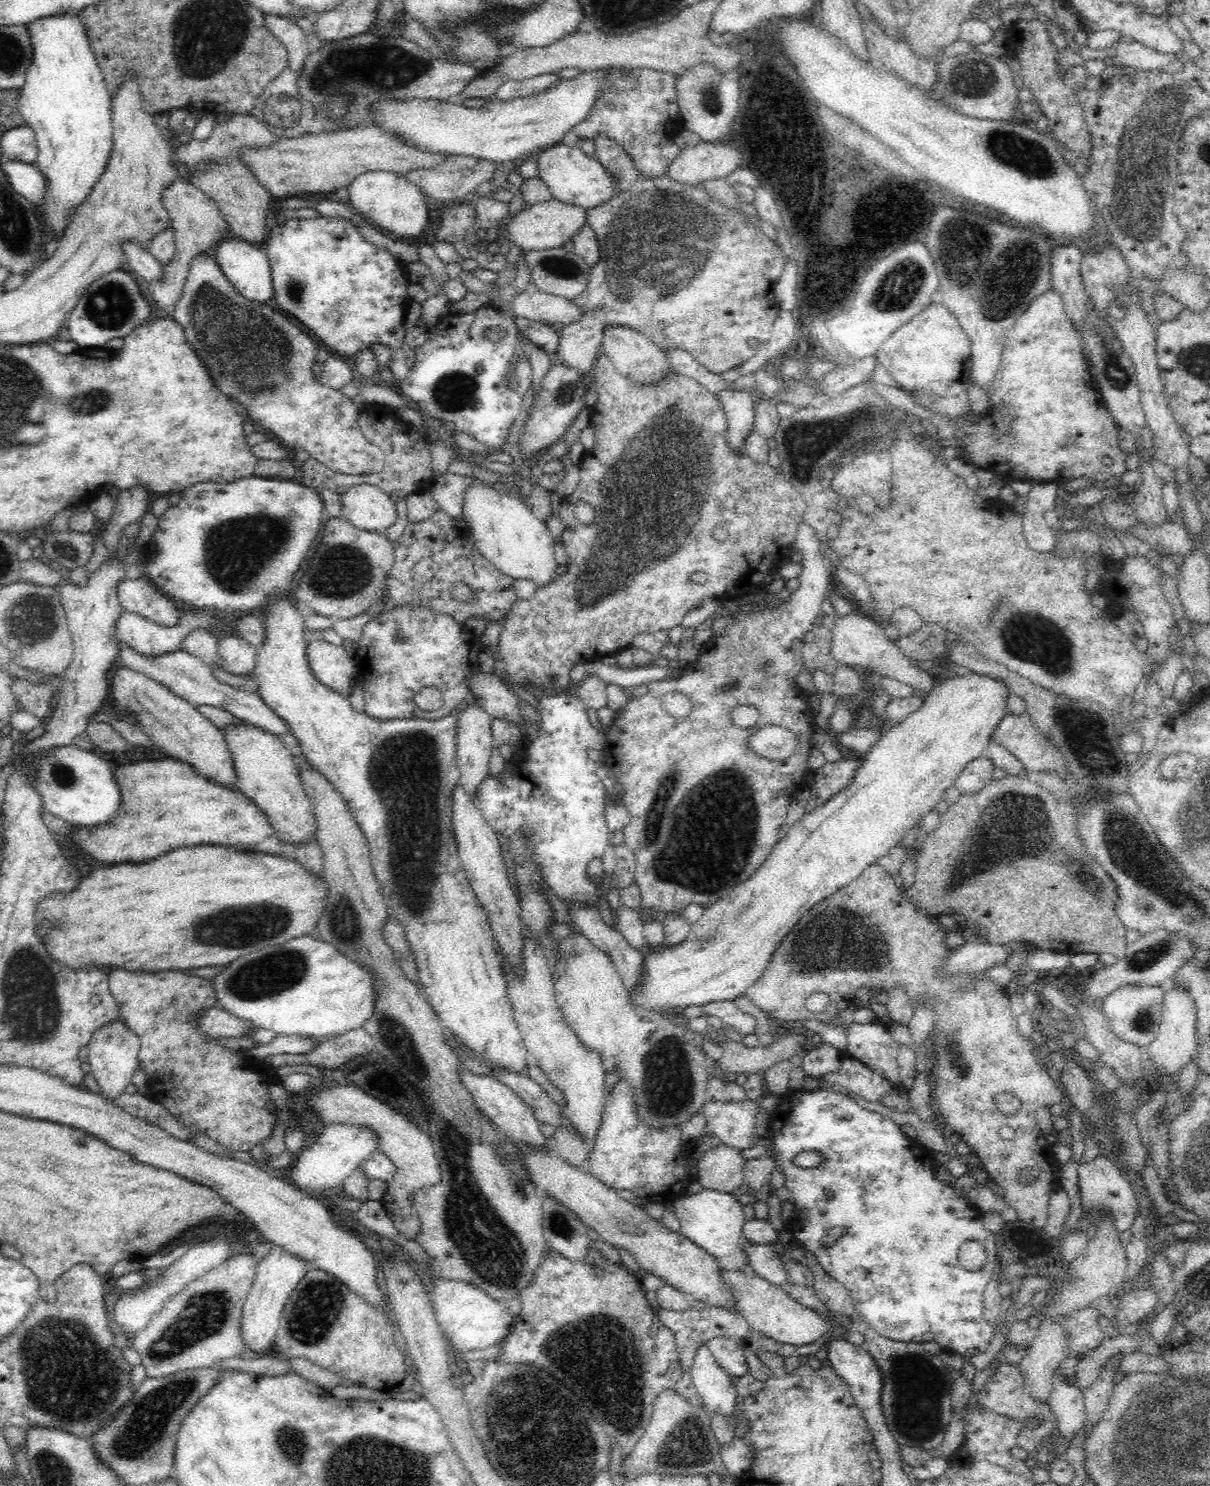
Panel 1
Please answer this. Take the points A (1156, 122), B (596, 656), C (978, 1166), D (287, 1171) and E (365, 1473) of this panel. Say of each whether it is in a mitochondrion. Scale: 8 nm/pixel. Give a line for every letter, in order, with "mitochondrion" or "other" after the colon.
A: mitochondrion
B: other
C: other
D: other
E: mitochondrion

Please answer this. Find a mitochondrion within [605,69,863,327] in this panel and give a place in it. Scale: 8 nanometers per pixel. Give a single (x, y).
(710, 98)

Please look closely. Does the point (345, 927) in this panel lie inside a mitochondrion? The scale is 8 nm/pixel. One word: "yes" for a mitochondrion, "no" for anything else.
yes

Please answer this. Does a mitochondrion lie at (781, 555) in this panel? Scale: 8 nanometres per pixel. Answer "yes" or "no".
no

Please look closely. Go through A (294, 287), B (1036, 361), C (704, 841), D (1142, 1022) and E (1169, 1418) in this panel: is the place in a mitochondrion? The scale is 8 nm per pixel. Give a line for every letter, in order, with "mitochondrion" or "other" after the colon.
A: mitochondrion
B: other
C: mitochondrion
D: mitochondrion
E: mitochondrion

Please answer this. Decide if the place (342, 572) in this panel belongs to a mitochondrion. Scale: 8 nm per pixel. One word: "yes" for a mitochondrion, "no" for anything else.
yes

